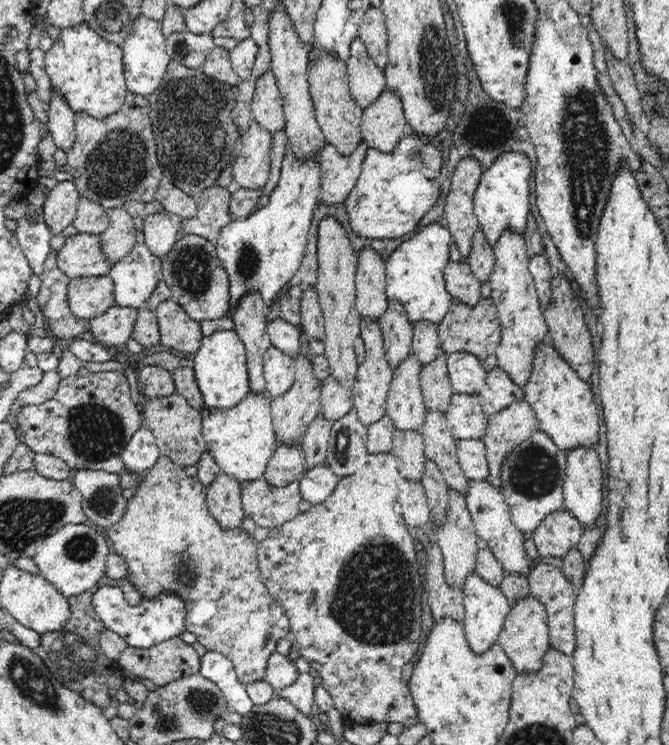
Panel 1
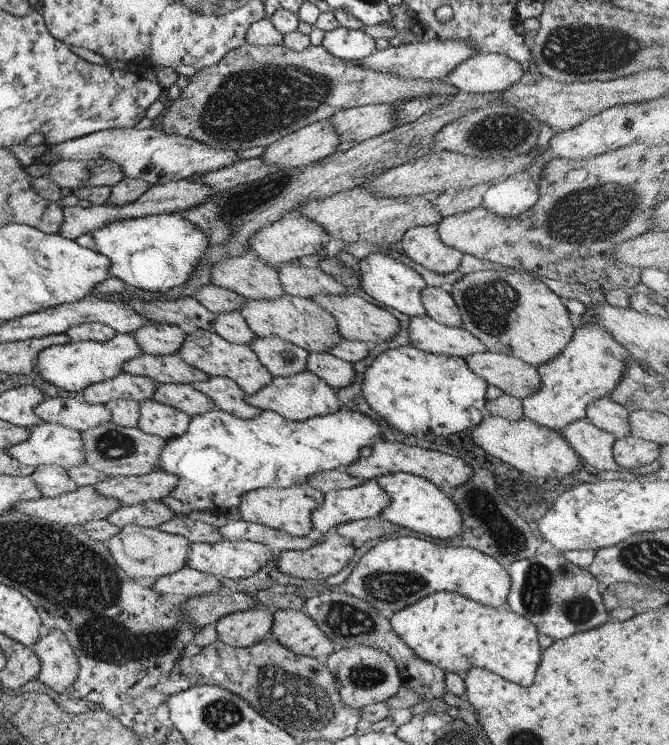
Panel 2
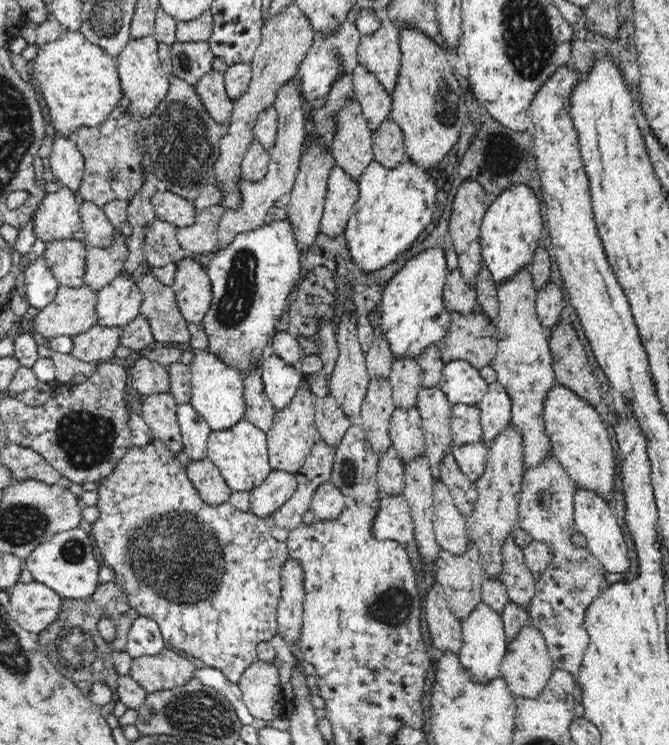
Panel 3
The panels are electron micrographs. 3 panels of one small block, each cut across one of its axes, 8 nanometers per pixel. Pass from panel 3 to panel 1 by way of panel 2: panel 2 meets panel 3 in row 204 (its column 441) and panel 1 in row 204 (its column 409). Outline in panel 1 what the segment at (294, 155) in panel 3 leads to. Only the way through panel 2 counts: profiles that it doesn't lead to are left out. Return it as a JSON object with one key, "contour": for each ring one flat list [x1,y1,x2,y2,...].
{"contour":[[285,129,275,131,272,133,273,146,271,147,271,172,268,183,258,190,250,190,240,188,236,192,232,192,230,196,230,213,231,218,248,218,252,215,252,210,257,208,258,198,262,194,269,194,272,189,276,188,276,184,280,182,280,170,282,170,282,160,286,154,286,148,289,146,289,139,285,133]]}

